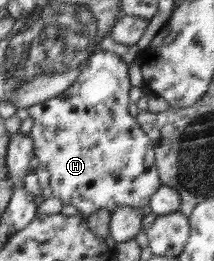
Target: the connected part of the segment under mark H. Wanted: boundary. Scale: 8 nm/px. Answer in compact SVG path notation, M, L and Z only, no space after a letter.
M94 52L81 68L78 78L60 96L52 97L40 104L28 107L34 120L32 132L33 155L50 173L49 186L52 196L59 197L64 204L74 205L86 217L94 211L120 210L121 206L143 208L149 205L156 190L163 185L159 169L154 165L152 140L143 131L139 121L128 113L128 65L114 53Z

